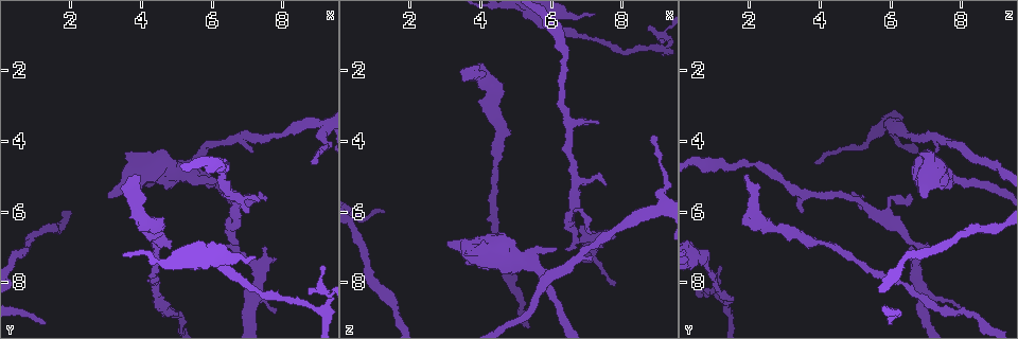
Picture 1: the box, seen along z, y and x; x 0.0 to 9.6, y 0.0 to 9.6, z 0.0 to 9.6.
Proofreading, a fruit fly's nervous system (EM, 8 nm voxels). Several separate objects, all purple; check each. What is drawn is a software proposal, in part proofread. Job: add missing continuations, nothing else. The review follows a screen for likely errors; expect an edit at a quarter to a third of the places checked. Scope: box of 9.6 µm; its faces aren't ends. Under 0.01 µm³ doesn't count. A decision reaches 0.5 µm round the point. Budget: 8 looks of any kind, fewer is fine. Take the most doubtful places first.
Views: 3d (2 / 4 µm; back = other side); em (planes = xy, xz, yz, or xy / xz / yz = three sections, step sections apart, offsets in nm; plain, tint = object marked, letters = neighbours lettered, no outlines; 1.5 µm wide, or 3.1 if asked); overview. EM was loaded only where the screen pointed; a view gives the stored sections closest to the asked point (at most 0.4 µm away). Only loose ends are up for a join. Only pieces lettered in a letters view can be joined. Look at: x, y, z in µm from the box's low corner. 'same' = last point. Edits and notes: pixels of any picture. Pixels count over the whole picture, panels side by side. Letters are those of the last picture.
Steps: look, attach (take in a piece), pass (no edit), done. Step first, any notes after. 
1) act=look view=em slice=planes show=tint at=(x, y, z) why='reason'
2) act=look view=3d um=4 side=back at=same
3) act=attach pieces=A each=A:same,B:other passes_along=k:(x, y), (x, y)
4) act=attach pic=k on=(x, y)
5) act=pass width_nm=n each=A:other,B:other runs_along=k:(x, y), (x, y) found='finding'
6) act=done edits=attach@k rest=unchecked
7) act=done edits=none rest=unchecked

act=look view=em slice=yz step=4 show=letters at=(4.00, 4.95, 1.90) why='free end'

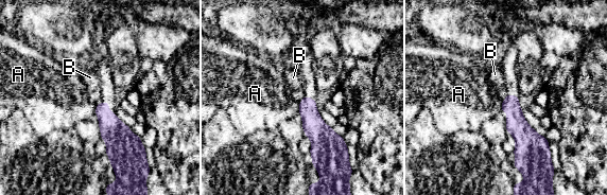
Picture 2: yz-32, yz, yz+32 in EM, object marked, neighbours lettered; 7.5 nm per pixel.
act=look view=em slice=planes show=letters at=same

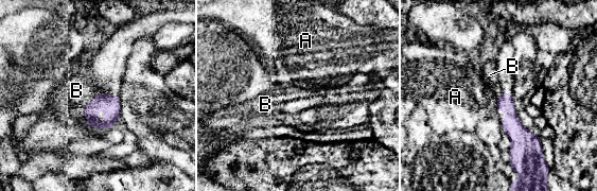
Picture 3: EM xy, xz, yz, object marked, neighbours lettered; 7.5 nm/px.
act=pass each=A:other,B:other found='none of them fits'

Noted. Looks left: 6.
act=look view=3d um=4 at=(7.45, 7.00, 6.55) why='free end'

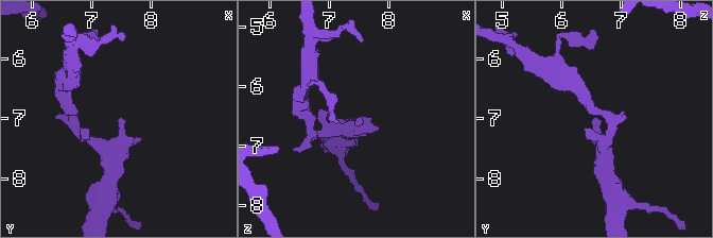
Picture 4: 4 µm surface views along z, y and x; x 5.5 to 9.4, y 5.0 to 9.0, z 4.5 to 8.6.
act=look view=em slice=planes show=tint at=(7.45, 7.00, 6.55) why='now the EM'

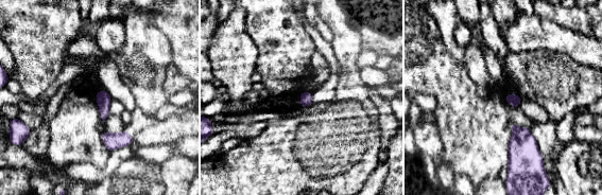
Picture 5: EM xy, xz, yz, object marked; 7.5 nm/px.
act=look view=em slice=planes show=letters at=same

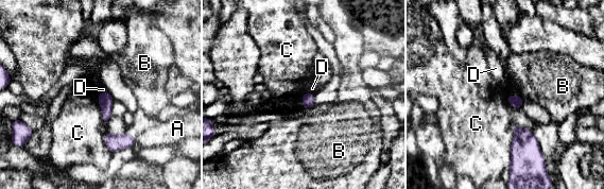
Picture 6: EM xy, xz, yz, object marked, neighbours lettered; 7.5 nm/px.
act=pass longest_contact=C:340nm each=A:other,B:other,C:other,D:other border=6:(304, 92), (313, 93) found='no lettered piece goes on from it'

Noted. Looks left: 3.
act=look view=em slice=xz step=8 show=letters at=(7.00, 6.00, 3.50) why='free end'

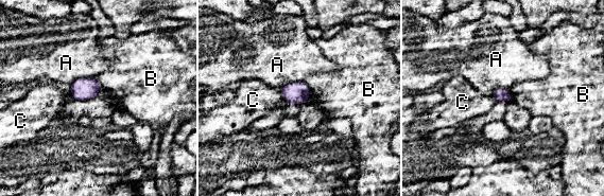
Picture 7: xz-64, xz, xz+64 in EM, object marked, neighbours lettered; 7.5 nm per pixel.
act=pass each=A:other,B:other,C:other border=7:(93, 78), (78, 78), (69, 86) found='no lettered piece goes on from it'

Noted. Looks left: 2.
act=done edits=none rest=unchecked

